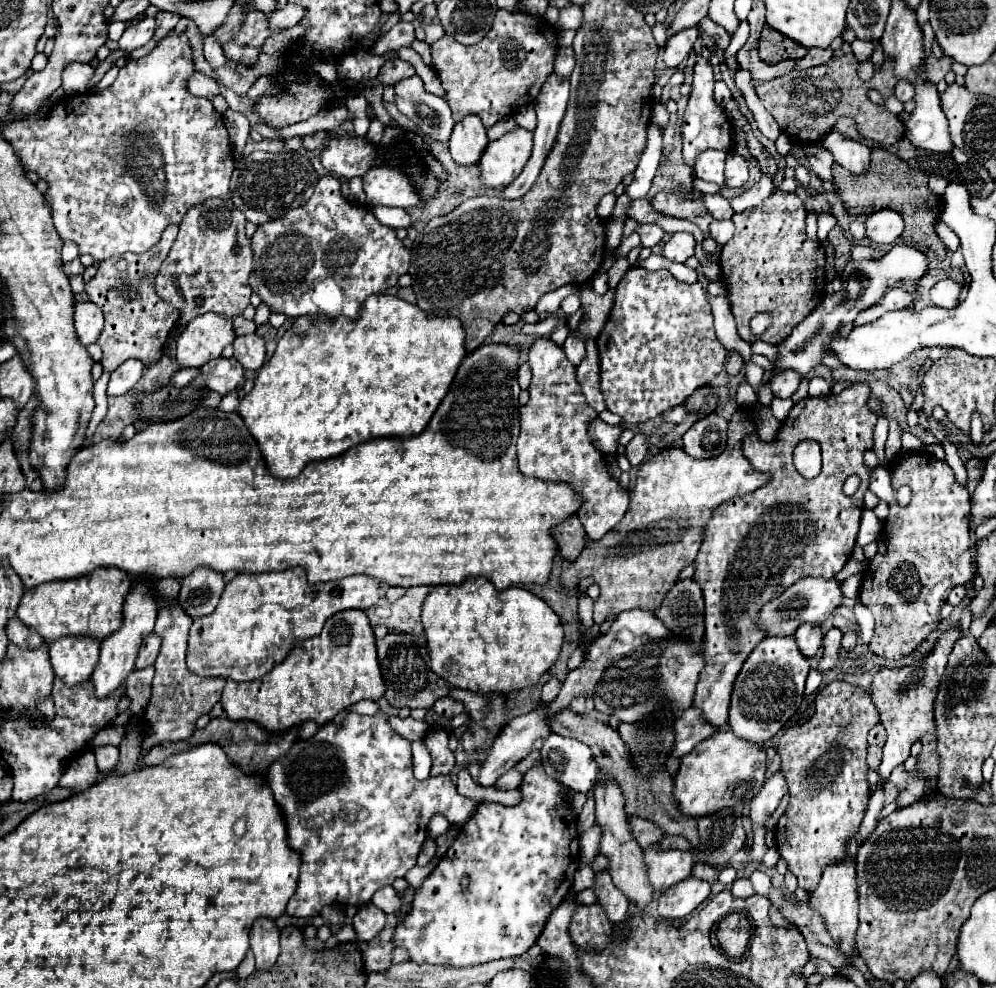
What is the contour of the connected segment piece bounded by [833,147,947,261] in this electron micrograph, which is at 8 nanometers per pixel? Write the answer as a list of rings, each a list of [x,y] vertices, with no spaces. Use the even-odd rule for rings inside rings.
[[[881,147],[871,149],[871,163],[867,173],[863,175],[855,175],[843,169],[839,163],[833,163],[833,187],[835,187],[835,193],[841,195],[841,203],[845,205],[847,213],[871,215],[873,211],[879,211],[885,207],[901,211],[905,219],[905,231],[901,235],[901,243],[919,247],[923,249],[923,253],[929,253],[929,257],[943,261],[947,255],[947,249],[935,233],[935,221],[939,219],[939,213],[941,213],[941,199],[929,193],[927,179],[929,177],[925,173],[911,169],[903,159],[899,159],[897,155]]]

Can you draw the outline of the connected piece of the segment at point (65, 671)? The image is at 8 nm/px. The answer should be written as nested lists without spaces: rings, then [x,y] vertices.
[[[65,635],[51,643],[51,665],[69,685],[87,681],[99,661],[99,643],[89,635]]]

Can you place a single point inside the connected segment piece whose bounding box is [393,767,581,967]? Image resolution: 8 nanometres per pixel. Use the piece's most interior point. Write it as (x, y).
(520, 860)

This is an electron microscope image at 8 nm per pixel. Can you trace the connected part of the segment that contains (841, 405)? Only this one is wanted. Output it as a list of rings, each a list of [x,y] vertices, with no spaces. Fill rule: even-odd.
[[[855,383],[839,395],[831,393],[825,397],[807,397],[795,403],[775,441],[765,443],[755,435],[749,435],[743,441],[743,451],[749,463],[759,471],[771,473],[771,481],[745,497],[727,501],[713,513],[709,525],[705,527],[705,541],[693,561],[693,579],[699,581],[705,597],[705,667],[699,675],[693,705],[697,705],[705,717],[717,725],[717,729],[727,723],[733,683],[743,663],[757,643],[767,637],[767,629],[759,625],[759,611],[763,605],[781,595],[793,585],[793,581],[803,577],[835,577],[853,553],[863,511],[863,495],[869,489],[871,477],[871,469],[863,463],[863,453],[873,449],[873,429],[877,423],[877,417],[867,409],[869,393],[871,389],[867,383]],[[805,439],[813,439],[821,445],[823,469],[815,479],[801,477],[793,467],[793,449]],[[849,475],[861,477],[861,485],[853,497],[843,495],[843,483]]]

